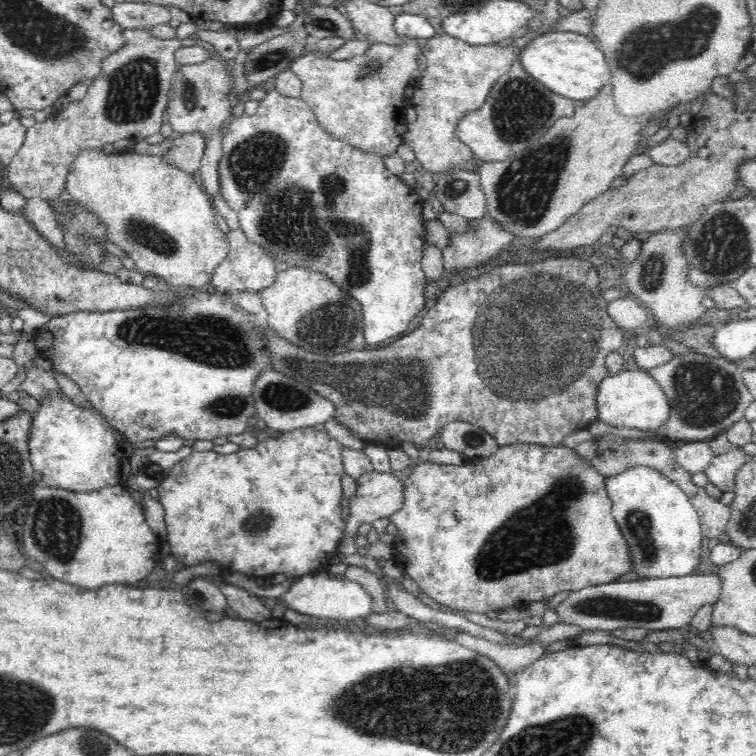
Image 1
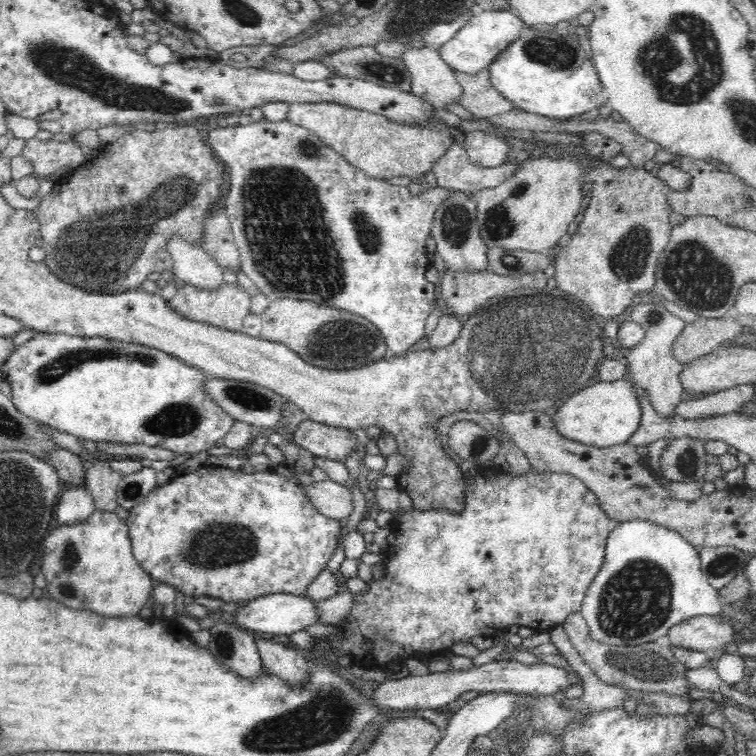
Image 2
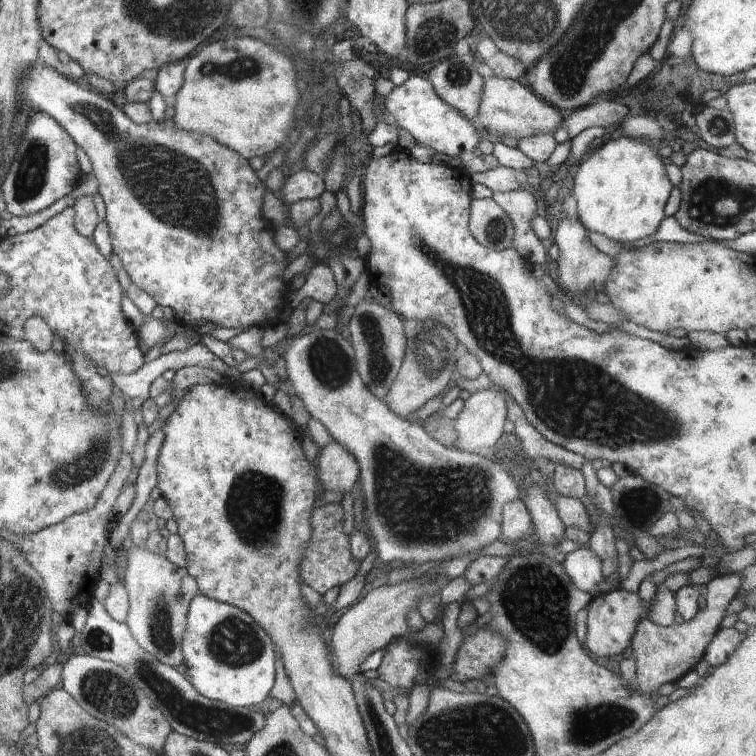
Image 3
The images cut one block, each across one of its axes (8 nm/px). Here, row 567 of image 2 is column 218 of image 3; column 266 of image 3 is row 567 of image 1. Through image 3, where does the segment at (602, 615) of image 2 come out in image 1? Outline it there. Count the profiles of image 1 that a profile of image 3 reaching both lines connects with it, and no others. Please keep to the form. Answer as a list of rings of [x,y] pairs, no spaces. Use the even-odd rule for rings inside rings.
[[[632,466],[626,468],[626,472],[618,472],[614,476],[605,478],[604,485],[608,497],[613,502],[612,515],[626,537],[628,551],[632,555],[632,570],[638,574],[639,580],[650,580],[650,578],[670,578],[669,576],[686,576],[694,574],[700,564],[700,542],[703,532],[700,520],[690,497],[662,472],[648,466]]]

